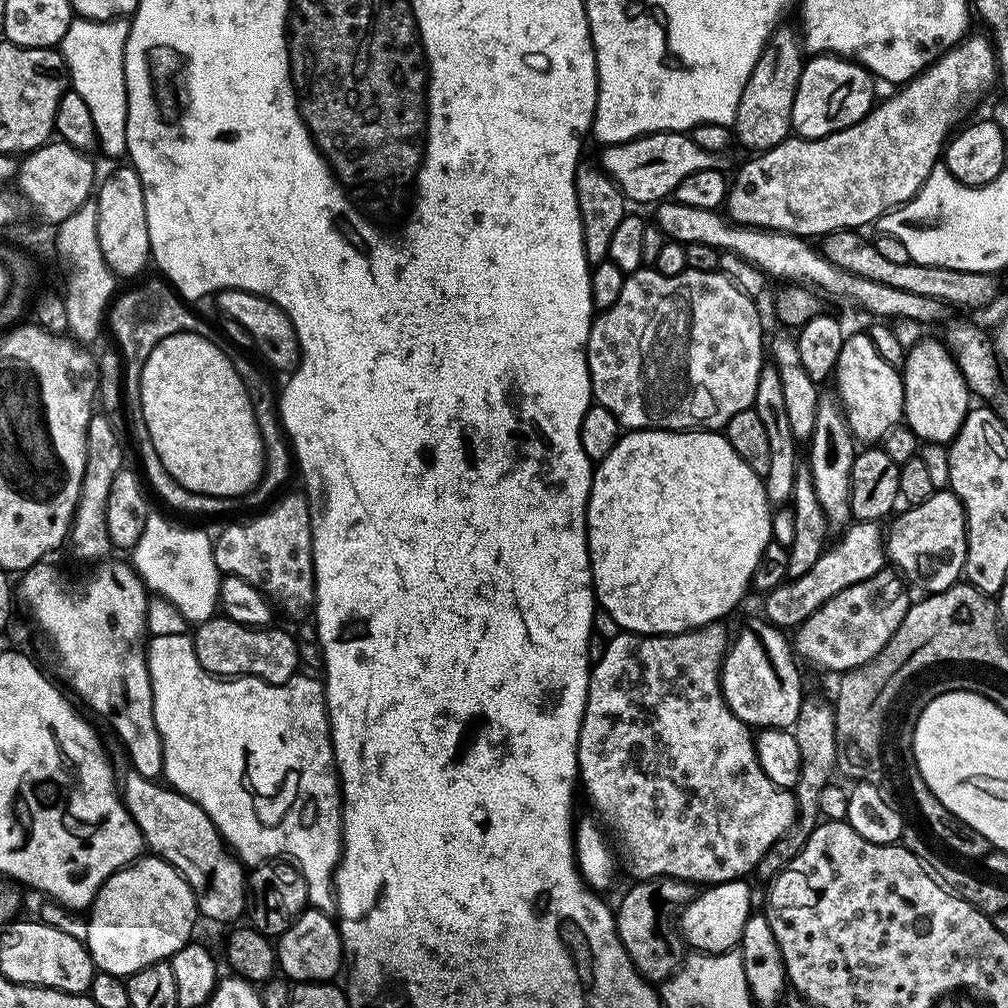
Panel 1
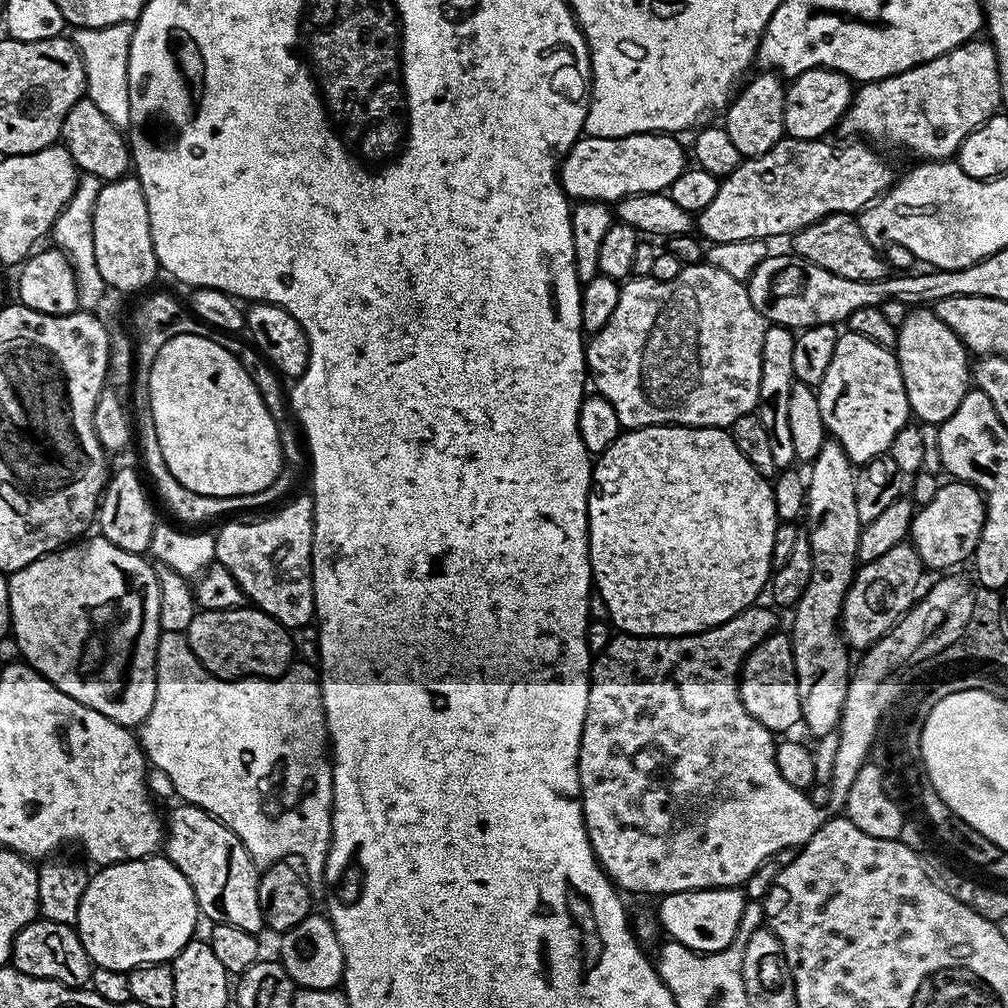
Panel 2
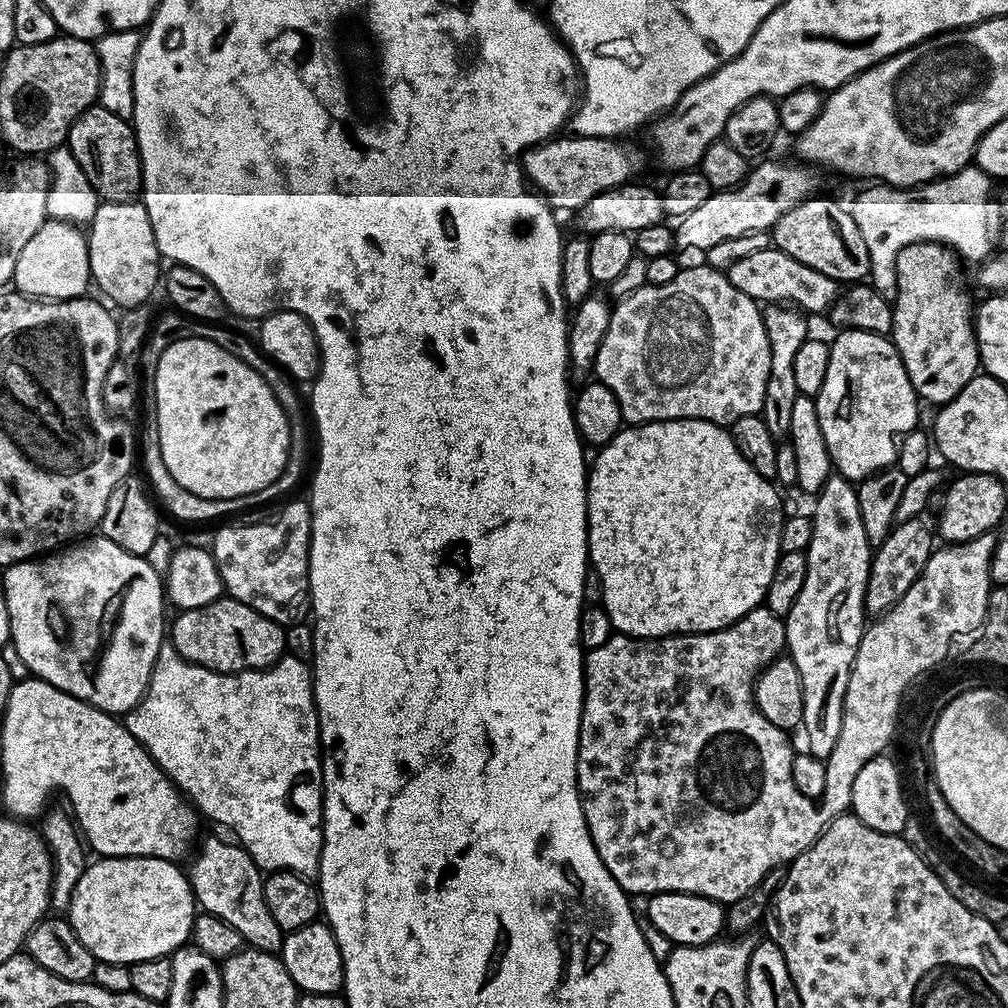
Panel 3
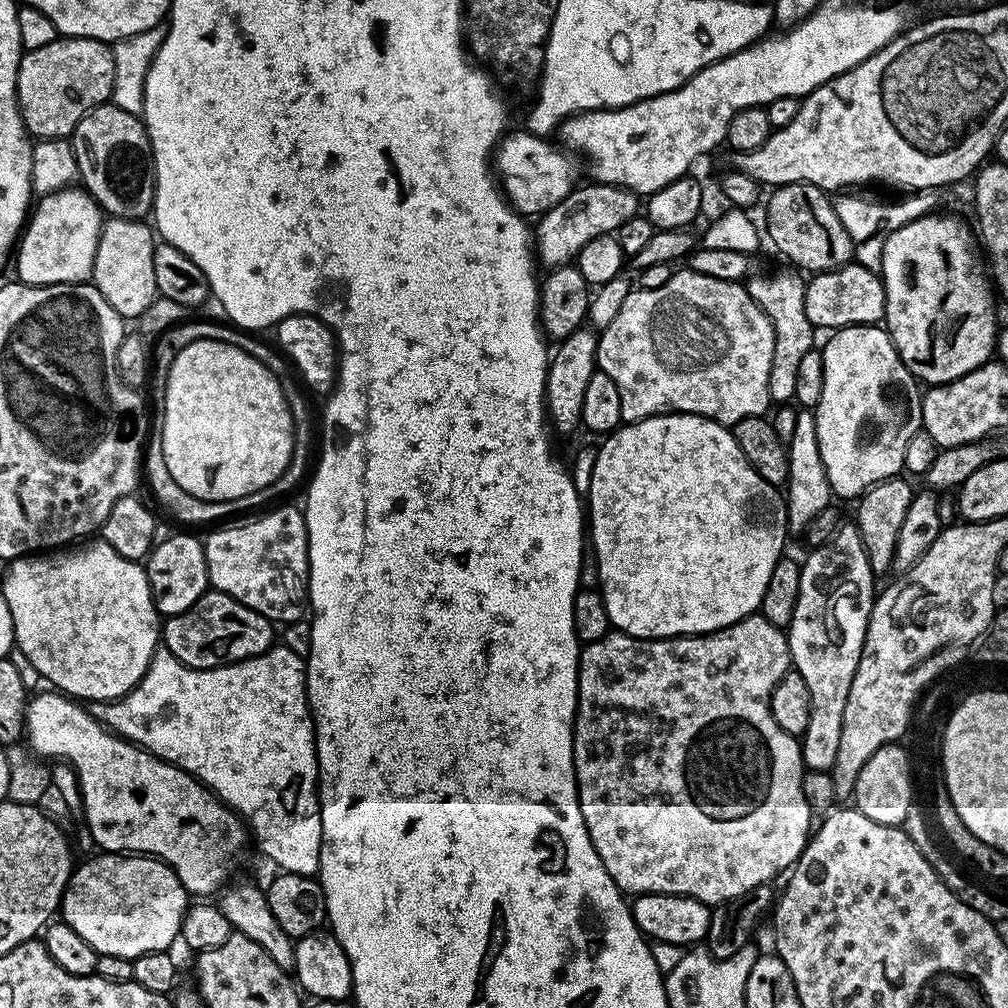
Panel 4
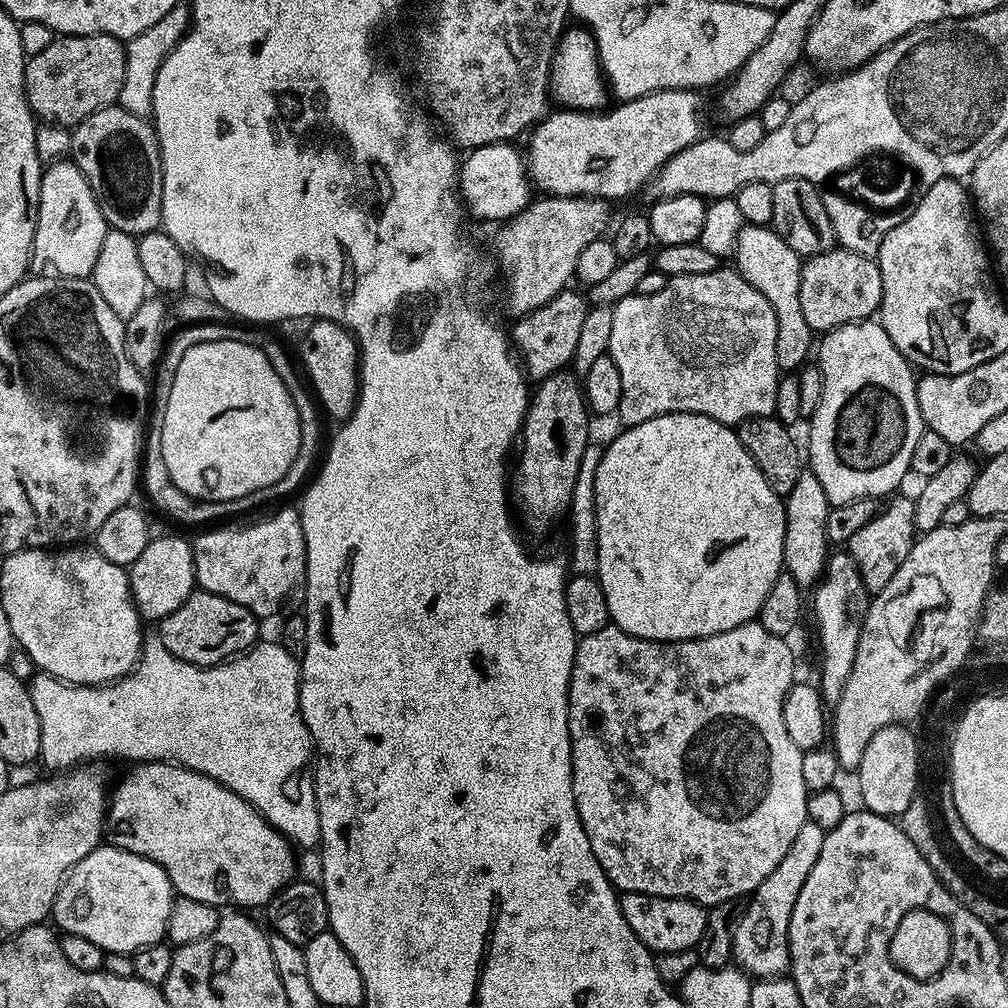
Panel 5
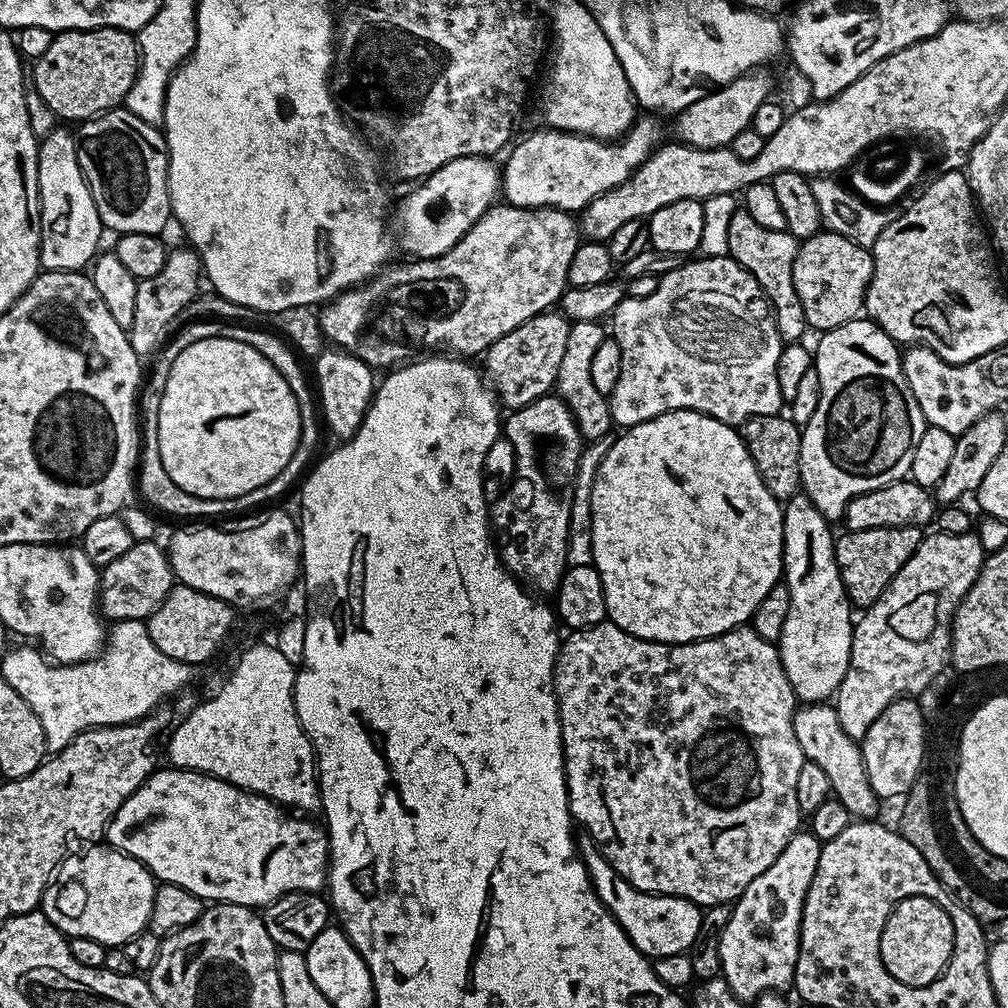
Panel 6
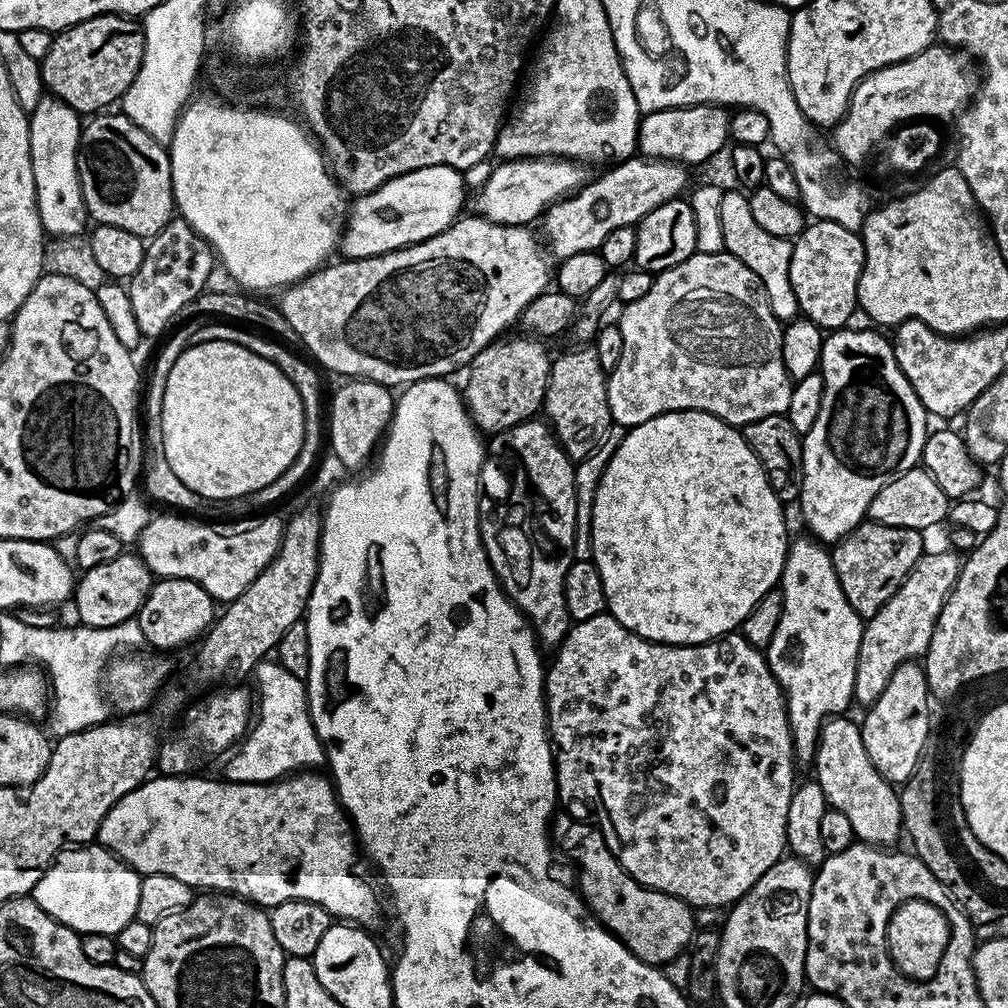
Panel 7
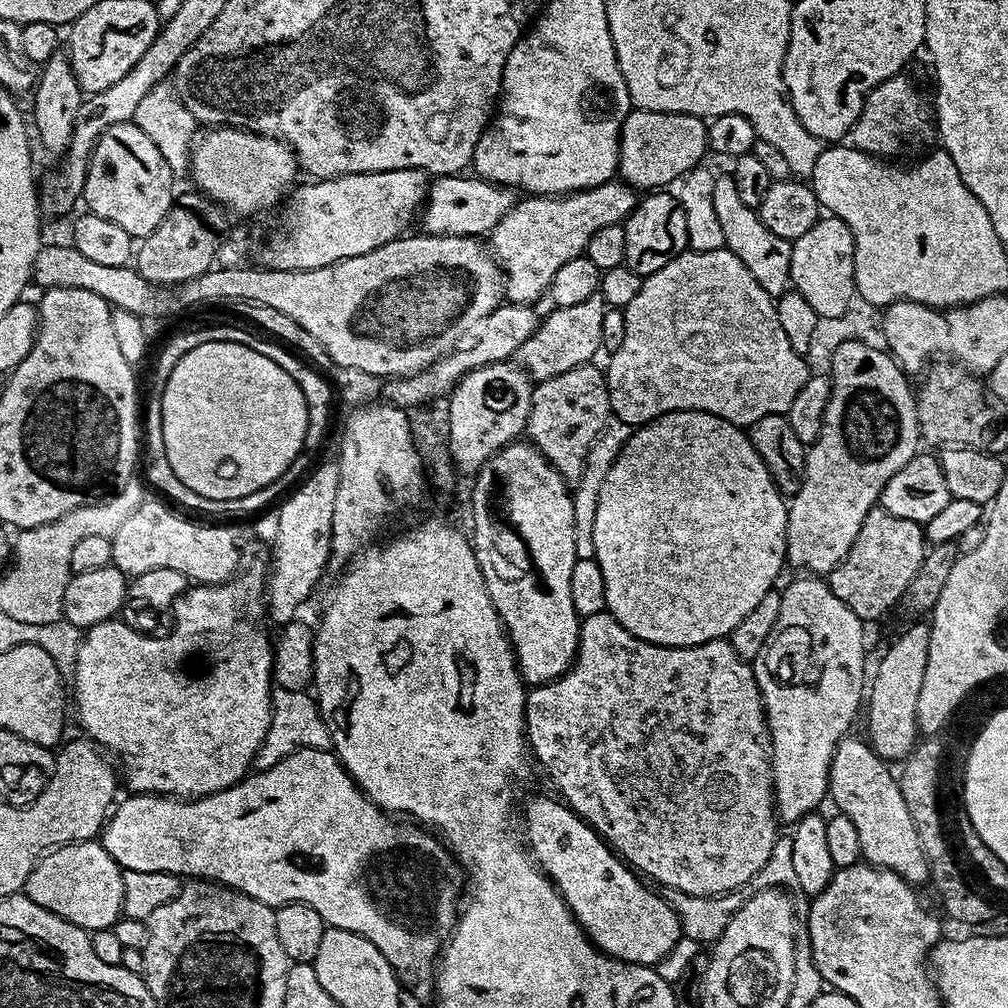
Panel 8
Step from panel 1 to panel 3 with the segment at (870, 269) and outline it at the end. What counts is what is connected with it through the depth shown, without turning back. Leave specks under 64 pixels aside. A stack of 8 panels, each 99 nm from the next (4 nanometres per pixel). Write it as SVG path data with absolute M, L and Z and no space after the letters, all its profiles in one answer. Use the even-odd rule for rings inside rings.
M813 194L804 200L794 210L786 210L782 218L770 230L770 240L775 248L790 254L790 258L798 258L802 266L810 266L810 270L818 270L818 274L826 274L837 282L860 282L870 273L870 250L866 250L866 242L854 222L851 211L844 208L836 200L827 200L821 194Z

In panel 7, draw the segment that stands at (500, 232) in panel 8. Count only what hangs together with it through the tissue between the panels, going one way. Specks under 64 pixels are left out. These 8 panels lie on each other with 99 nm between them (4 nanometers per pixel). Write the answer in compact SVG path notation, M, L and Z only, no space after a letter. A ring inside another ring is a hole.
M637 154L631 160L613 163L604 171L608 170L609 172L602 173L597 180L589 179L584 187L572 195L557 200L544 213L542 225L544 224L544 232L548 235L546 248L557 261L570 258L570 254L597 251L614 230L619 230L622 226L635 226L642 218L646 218L646 214L650 214L650 210L658 210L658 206L683 197L684 187L688 184L689 169L675 160L649 160Z

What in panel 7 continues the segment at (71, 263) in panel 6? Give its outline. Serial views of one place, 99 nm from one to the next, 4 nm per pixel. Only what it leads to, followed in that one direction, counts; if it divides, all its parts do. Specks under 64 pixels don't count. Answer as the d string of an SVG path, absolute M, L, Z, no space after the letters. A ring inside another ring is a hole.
M46 94L38 102L38 106L34 108L28 117L28 133L30 134L30 166L34 170L34 186L36 187L36 205L38 206L38 214L40 215L40 225L44 227L45 233L49 237L52 236L76 236L84 228L84 223L89 223L90 217L88 209L84 207L84 195L82 194L82 186L80 185L80 175L78 174L78 150L80 149L80 134L82 131L81 113L75 112L70 106L66 106L66 102L62 102L51 94Z

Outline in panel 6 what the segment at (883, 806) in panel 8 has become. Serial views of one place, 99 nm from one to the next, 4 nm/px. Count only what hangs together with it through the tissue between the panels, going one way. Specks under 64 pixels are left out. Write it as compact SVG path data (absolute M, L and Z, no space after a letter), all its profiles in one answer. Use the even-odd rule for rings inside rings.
M812 702L807 706L797 707L794 722L794 734L804 751L804 759L822 766L826 778L830 778L832 796L854 818L872 818L877 814L876 804L878 798L868 781L864 759L860 753L860 744L852 740L842 730L842 722L838 722L838 714L835 707L828 702Z

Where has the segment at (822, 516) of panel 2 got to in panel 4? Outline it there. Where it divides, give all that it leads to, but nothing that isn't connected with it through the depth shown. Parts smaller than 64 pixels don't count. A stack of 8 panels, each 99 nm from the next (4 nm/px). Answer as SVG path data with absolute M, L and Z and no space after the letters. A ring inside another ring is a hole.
M841 523L826 543L811 549L807 554L809 556L803 557L800 566L798 606L794 606L794 618L788 623L786 635L792 655L791 667L802 674L806 687L810 689L808 725L800 740L804 766L814 772L831 772L838 758L838 738L842 738L842 714L846 714L850 682L854 682L854 674L858 670L862 646L868 633L868 619L872 617L872 606L878 595L878 588L872 585L874 573L855 523Z

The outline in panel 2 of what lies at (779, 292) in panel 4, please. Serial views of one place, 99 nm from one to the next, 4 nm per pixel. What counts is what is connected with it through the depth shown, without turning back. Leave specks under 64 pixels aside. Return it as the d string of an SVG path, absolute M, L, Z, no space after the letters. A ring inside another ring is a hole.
M780 324L765 327L762 342L762 378L758 386L758 402L755 416L760 419L766 430L770 451L777 469L788 470L793 467L794 437L790 434L790 417L787 408L790 406L790 390L794 383L794 342L793 329L783 328Z

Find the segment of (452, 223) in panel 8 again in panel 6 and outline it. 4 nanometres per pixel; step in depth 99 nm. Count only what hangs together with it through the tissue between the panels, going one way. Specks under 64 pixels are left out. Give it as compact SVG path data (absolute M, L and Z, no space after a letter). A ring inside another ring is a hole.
M652 114L641 115L619 142L596 140L592 136L579 136L577 132L562 132L550 127L545 127L544 132L530 133L521 144L511 145L504 168L502 164L503 199L515 208L560 208L569 214L579 213L591 200L606 194L606 190L629 180L656 151L661 140L660 124L655 118Z

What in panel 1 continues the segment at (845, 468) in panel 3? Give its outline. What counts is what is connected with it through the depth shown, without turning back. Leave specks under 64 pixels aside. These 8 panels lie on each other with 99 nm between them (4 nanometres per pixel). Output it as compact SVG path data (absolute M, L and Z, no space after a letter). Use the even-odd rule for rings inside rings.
M861 330L853 334L845 335L842 354L838 354L834 381L836 380L835 395L840 401L840 406L844 410L844 417L850 426L853 436L860 442L880 442L884 436L896 424L904 419L904 382L901 373L878 350L874 350L874 342L867 334Z

